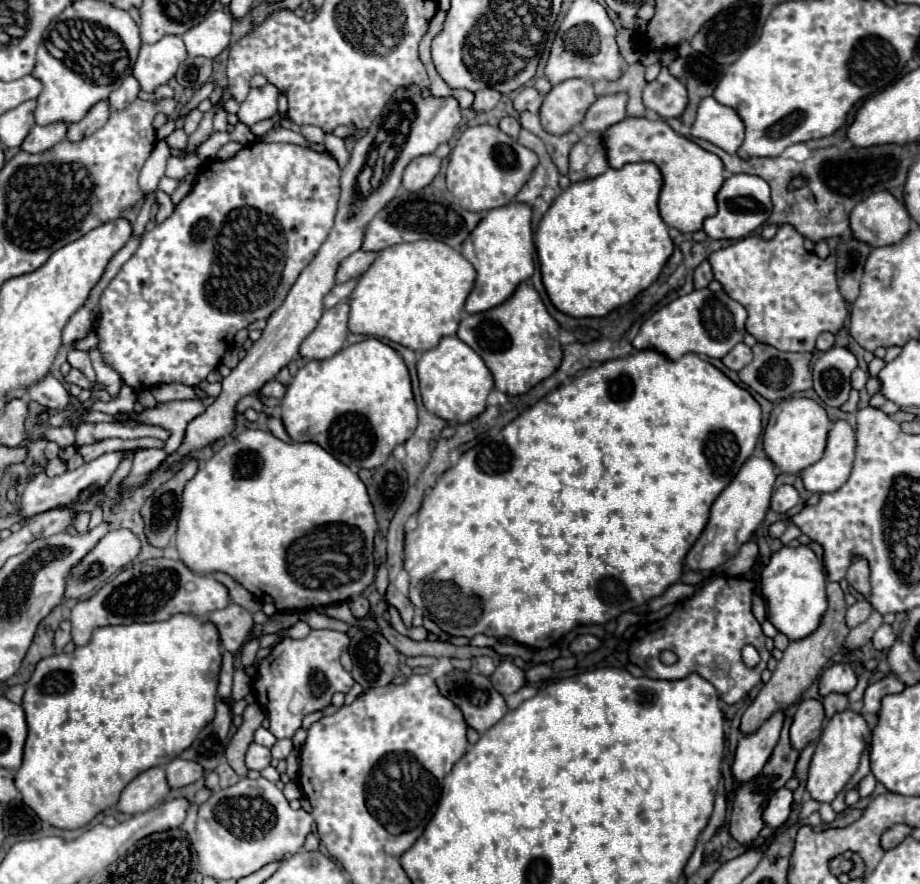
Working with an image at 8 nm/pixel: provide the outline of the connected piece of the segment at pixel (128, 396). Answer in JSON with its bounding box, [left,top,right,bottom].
[108,383,136,415]

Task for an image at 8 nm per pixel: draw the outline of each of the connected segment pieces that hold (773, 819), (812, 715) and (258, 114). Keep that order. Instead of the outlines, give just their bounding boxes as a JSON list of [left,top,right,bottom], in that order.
[[762,789,792,827],[790,699,824,751],[238,85,278,127]]

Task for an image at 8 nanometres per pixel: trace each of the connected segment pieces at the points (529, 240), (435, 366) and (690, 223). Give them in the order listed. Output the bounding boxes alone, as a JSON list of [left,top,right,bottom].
[[462,203,534,313],[418,337,494,423],[602,117,724,233]]

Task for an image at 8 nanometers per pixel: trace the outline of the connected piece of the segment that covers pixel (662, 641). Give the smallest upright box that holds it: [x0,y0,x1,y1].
[630,577,770,705]

